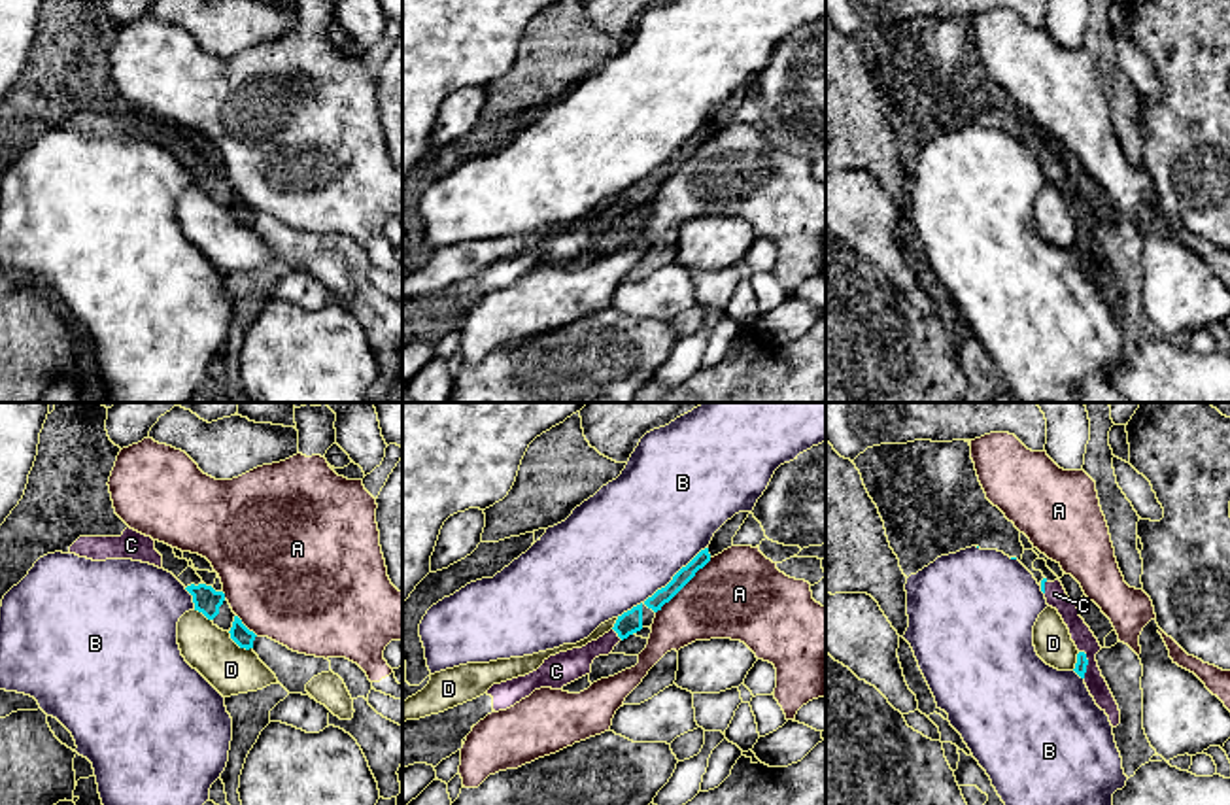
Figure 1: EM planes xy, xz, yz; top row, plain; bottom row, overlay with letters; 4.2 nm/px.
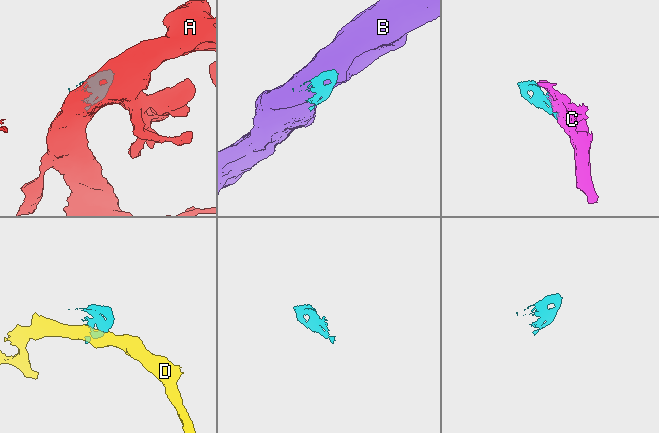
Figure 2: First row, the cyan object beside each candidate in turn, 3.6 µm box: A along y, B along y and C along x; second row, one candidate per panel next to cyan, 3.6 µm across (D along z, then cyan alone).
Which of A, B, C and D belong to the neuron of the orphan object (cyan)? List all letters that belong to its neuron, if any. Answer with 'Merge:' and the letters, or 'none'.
Merge: C

